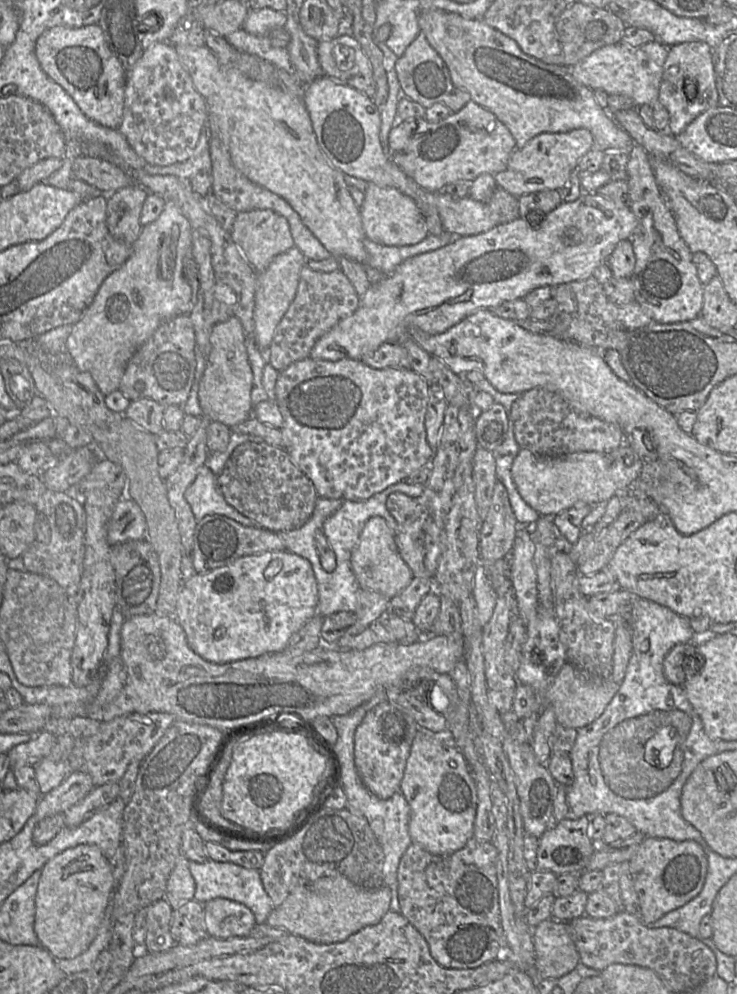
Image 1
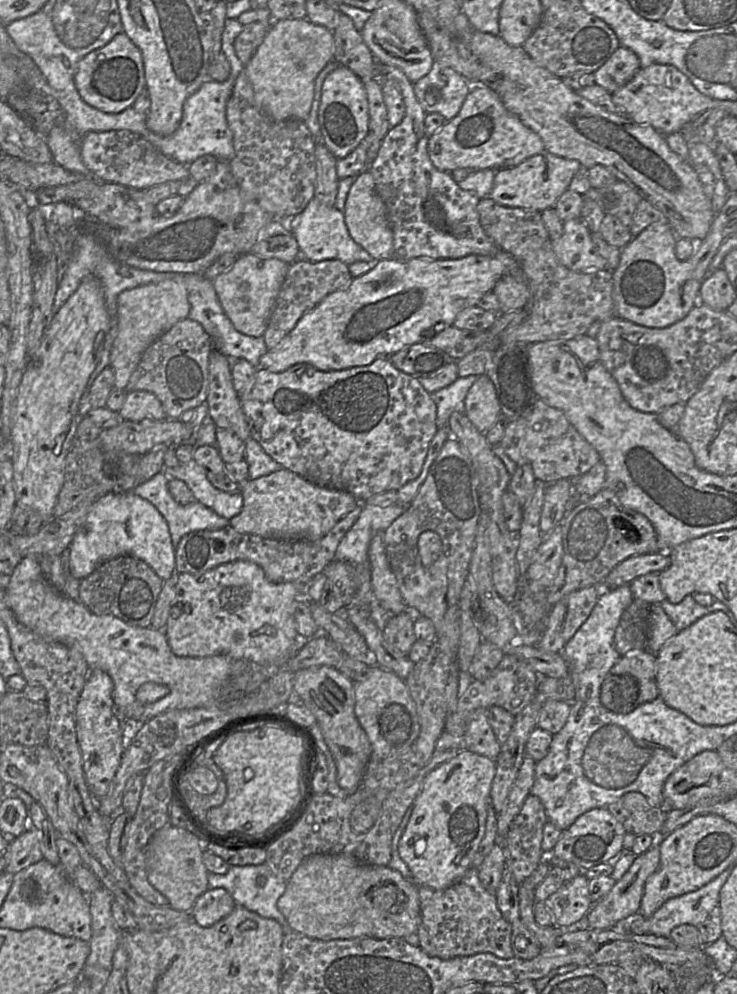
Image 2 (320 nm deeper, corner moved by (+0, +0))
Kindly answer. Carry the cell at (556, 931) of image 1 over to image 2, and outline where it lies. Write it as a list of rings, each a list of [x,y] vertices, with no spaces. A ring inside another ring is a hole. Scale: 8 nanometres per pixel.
[[[655,837],[655,844],[642,855],[636,856],[634,862],[622,878],[615,883],[613,888],[604,897],[592,905],[579,928],[610,929],[622,919],[626,919],[638,912],[645,882],[660,865],[658,840],[659,838]]]

